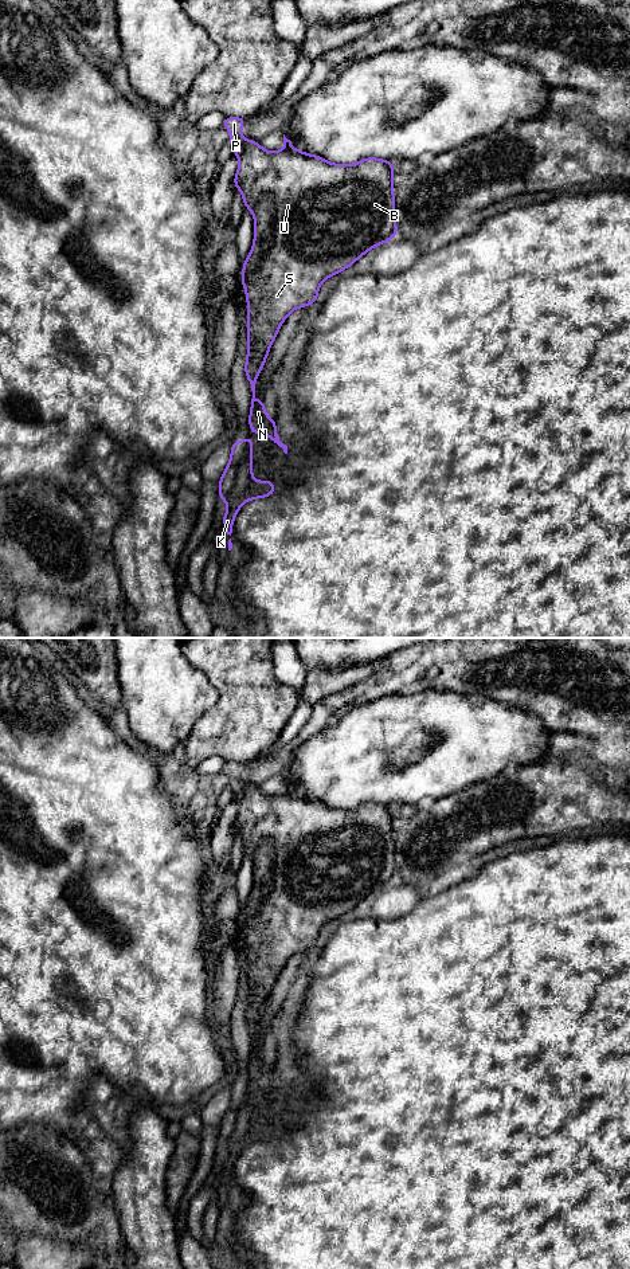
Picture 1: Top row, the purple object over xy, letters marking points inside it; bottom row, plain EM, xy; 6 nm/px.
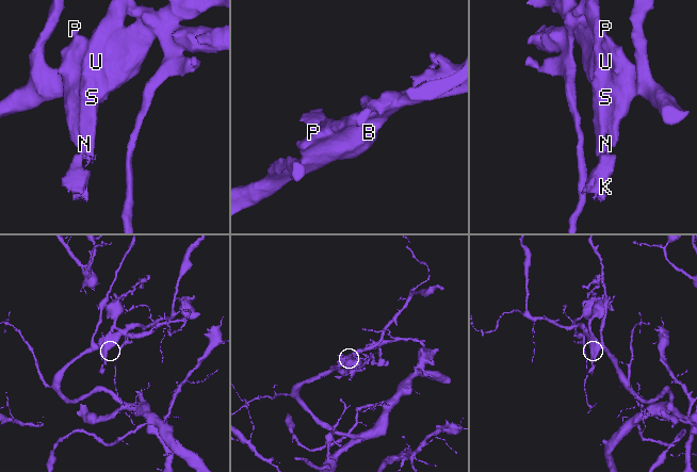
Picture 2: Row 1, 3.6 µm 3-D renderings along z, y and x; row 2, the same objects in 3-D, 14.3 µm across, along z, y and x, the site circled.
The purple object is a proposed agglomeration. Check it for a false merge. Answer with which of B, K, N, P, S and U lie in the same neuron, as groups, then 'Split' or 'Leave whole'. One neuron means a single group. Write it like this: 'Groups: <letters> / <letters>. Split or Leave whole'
Groups: B P S U / K N. Split

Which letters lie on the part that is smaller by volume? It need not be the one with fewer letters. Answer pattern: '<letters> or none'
K, N

